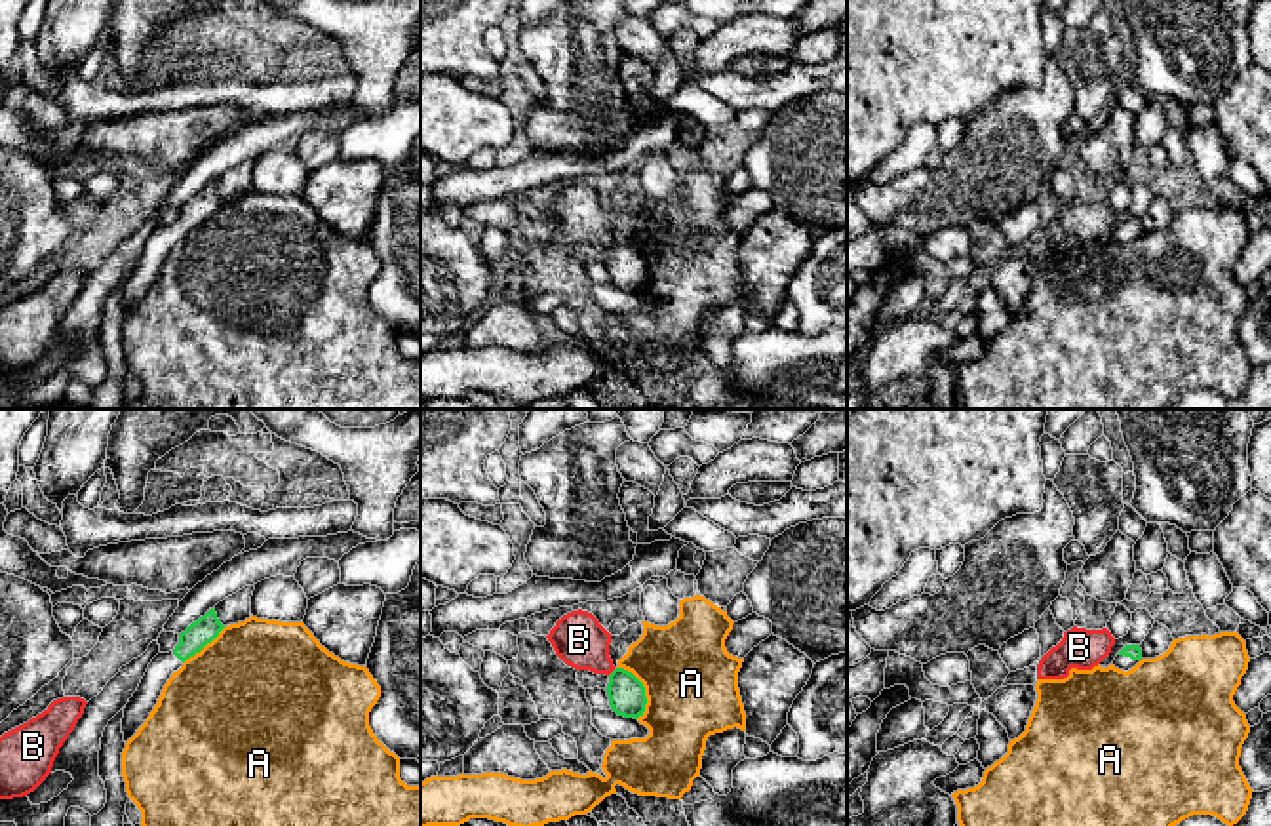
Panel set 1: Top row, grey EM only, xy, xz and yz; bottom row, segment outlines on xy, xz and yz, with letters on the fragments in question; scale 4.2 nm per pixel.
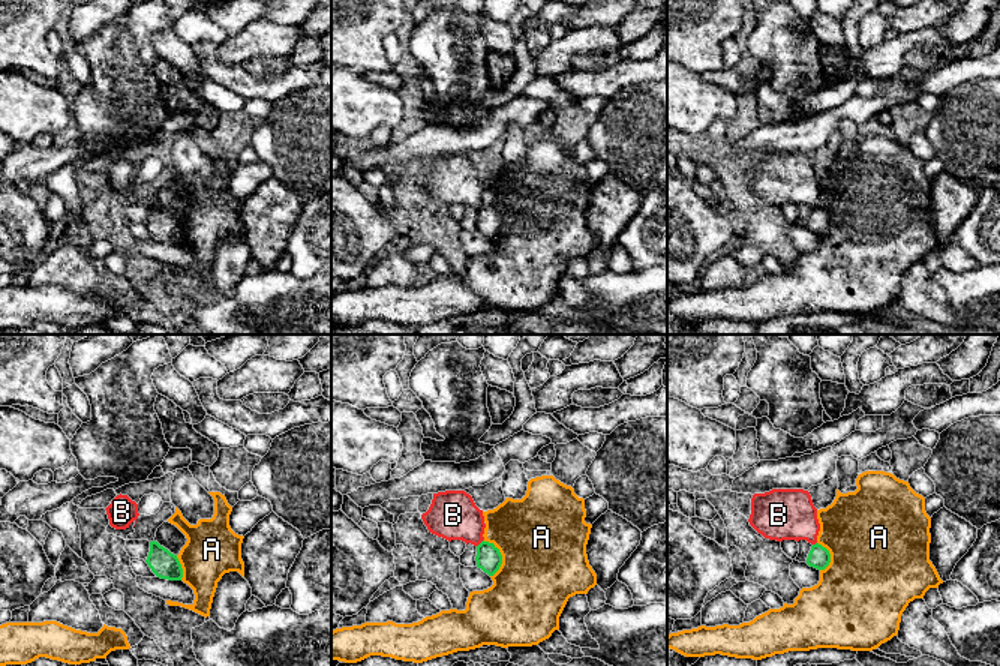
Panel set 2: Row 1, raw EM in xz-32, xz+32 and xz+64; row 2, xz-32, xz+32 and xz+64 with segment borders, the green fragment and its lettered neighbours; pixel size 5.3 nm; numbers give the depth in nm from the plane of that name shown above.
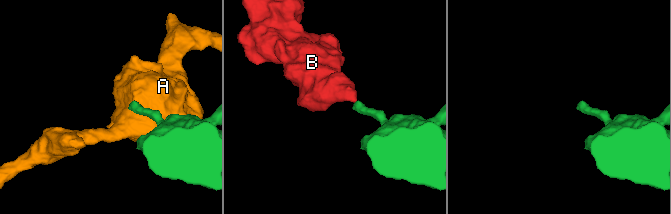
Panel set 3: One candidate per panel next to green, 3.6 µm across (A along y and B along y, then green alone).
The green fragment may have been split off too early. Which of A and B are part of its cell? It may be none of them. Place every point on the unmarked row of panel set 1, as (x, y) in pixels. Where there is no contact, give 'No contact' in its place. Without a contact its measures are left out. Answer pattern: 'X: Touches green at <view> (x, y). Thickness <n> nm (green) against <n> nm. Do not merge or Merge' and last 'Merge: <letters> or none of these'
A: Touches green at xz (644, 263). Thickness 160 nm (green) against 400 nm. Do not merge
B: Touches green at xz (613, 244). Thickness 160 nm (green) against 220 nm. Do not merge
Merge: none of these

